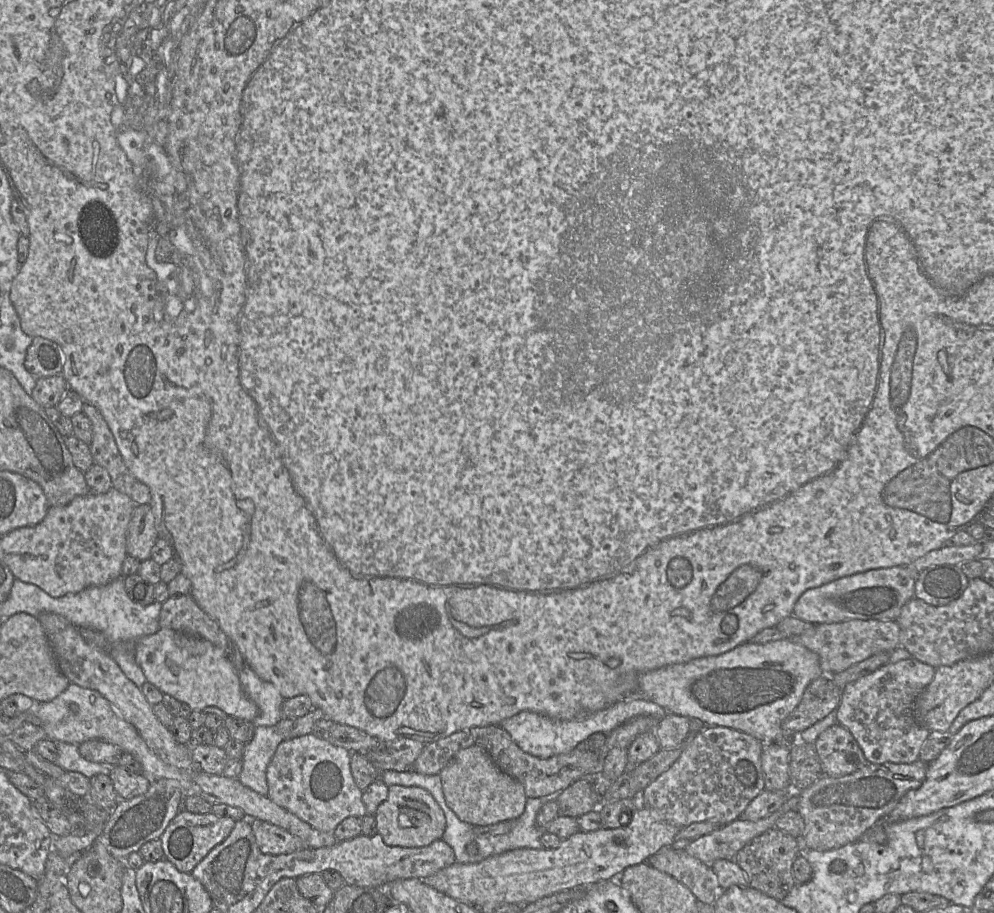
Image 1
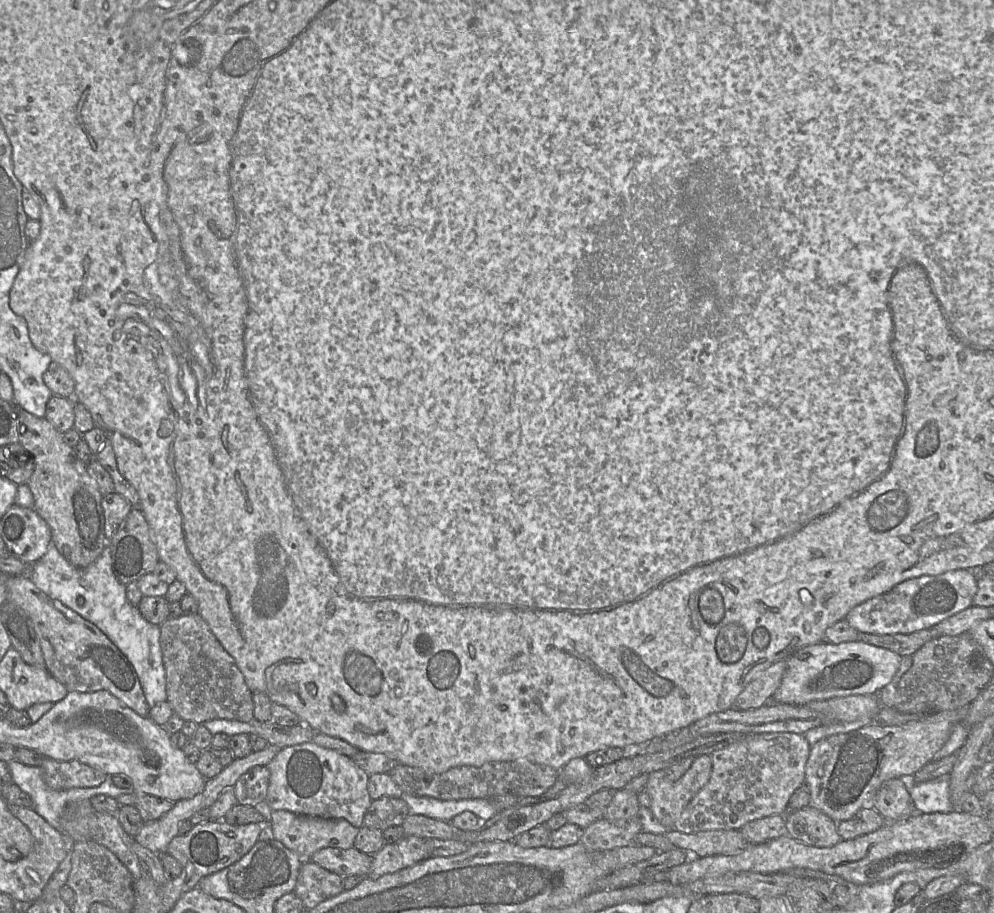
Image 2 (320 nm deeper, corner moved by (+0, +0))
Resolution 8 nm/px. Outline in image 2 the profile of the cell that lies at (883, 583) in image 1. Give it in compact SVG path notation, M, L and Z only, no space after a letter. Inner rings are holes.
M967 569L911 578L897 584L890 591L855 606L845 620L860 633L908 634L931 628L942 620L973 606L977 589L977 578Z

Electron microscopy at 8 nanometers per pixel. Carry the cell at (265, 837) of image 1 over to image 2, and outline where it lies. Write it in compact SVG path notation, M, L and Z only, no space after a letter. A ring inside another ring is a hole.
M323 848L316 851L309 859L313 863L341 877L367 877L372 863L372 855L360 852L355 848Z

